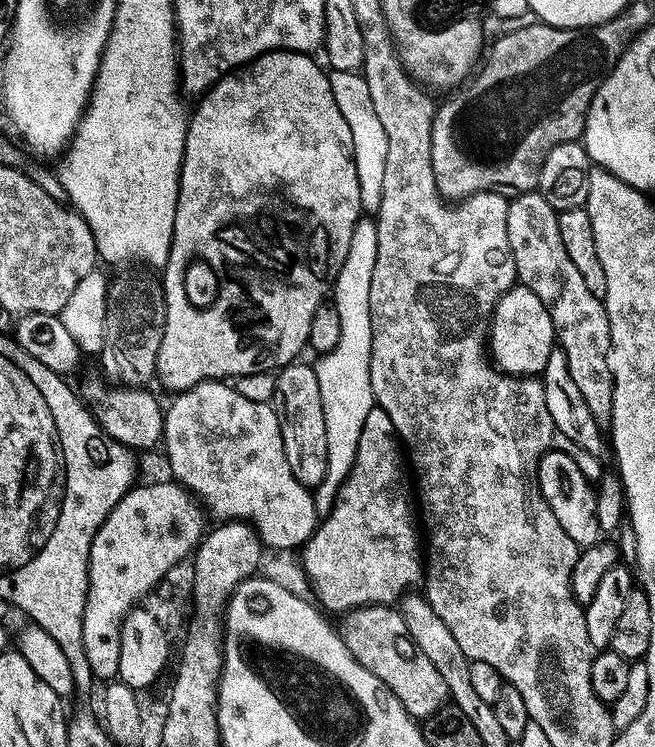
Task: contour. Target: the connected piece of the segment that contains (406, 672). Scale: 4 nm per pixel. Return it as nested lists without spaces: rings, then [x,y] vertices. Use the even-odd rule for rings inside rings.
[[[366,604],[362,608],[349,608],[339,620],[338,631],[350,654],[354,654],[358,663],[366,666],[370,674],[379,678],[396,695],[409,716],[427,718],[444,707],[449,699],[446,682],[442,682],[442,674],[434,670],[434,665],[426,659],[426,654],[418,650],[406,630],[406,622],[395,607]]]

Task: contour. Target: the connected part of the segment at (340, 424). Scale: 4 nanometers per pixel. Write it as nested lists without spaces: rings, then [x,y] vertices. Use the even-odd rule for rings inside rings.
[[[362,218],[354,226],[350,250],[330,288],[331,299],[341,318],[341,337],[332,352],[321,355],[314,364],[318,390],[322,390],[322,410],[326,414],[326,474],[314,489],[316,511],[320,514],[332,511],[338,490],[354,466],[362,422],[366,422],[366,414],[370,414],[374,406],[370,386],[370,281],[374,279],[374,258],[378,258],[376,222],[372,218]]]

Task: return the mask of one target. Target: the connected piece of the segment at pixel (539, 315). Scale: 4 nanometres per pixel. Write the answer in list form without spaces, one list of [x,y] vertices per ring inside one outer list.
[[[517,283],[500,296],[490,321],[490,356],[495,367],[510,376],[536,376],[543,373],[546,358],[557,347],[556,330],[546,306],[526,285]]]

